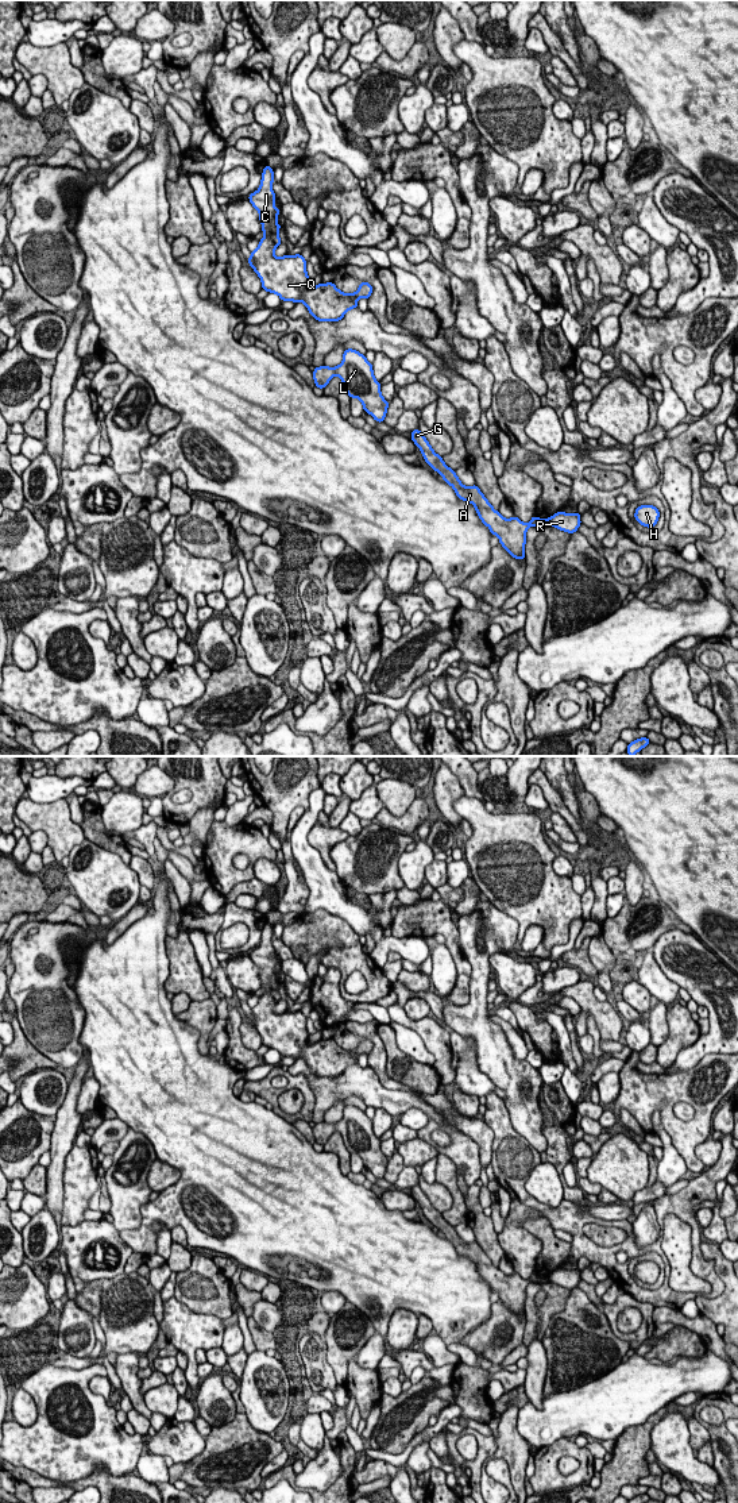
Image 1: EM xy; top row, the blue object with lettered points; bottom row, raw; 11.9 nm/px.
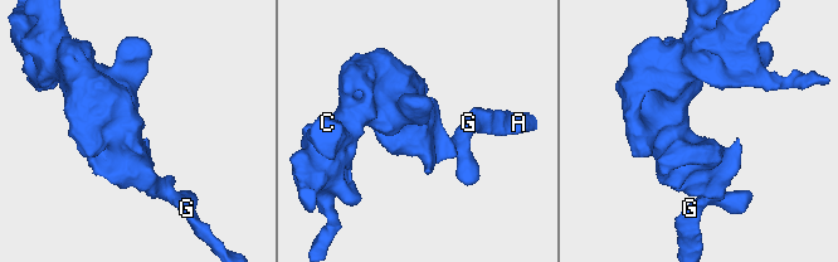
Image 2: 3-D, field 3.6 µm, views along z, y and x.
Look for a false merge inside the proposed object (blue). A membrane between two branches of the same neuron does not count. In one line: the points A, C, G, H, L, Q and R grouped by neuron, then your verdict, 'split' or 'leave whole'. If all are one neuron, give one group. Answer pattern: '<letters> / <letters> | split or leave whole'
A C G L Q / H R | split

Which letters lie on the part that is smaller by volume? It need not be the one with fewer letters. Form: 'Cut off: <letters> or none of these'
Cut off: H, R

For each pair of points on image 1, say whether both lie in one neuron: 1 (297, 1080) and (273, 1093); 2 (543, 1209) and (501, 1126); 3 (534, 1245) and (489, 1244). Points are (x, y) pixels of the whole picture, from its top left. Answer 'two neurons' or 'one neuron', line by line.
1: one neuron
2: one neuron
3: two neurons

